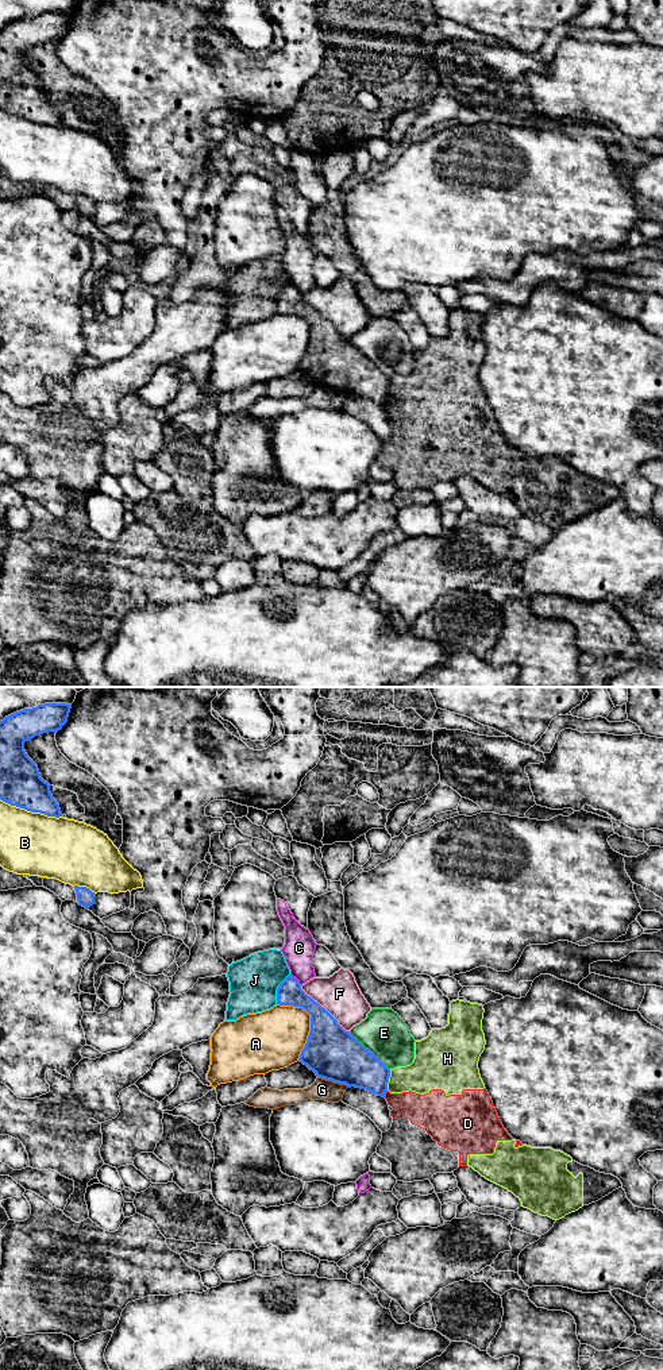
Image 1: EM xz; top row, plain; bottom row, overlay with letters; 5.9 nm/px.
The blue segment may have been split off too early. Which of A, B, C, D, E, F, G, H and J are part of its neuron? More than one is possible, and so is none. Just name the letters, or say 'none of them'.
none of them

